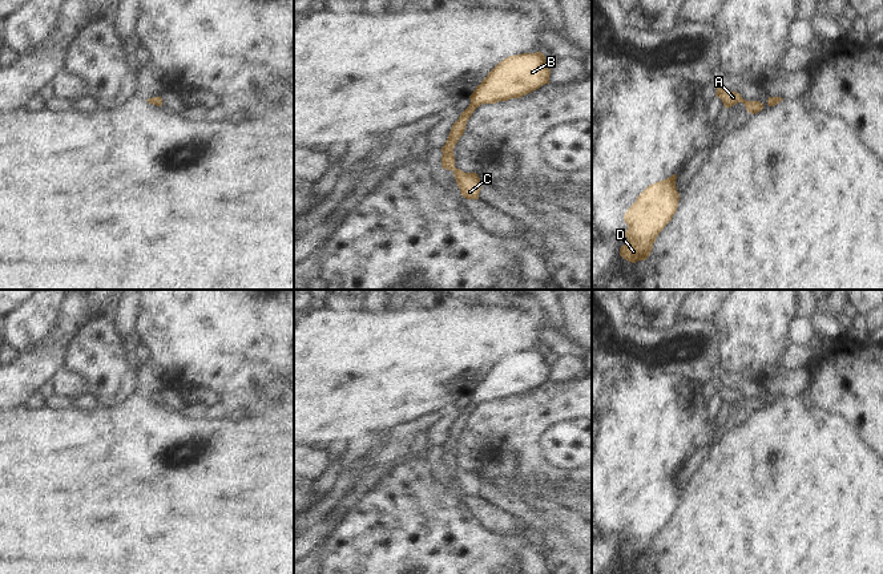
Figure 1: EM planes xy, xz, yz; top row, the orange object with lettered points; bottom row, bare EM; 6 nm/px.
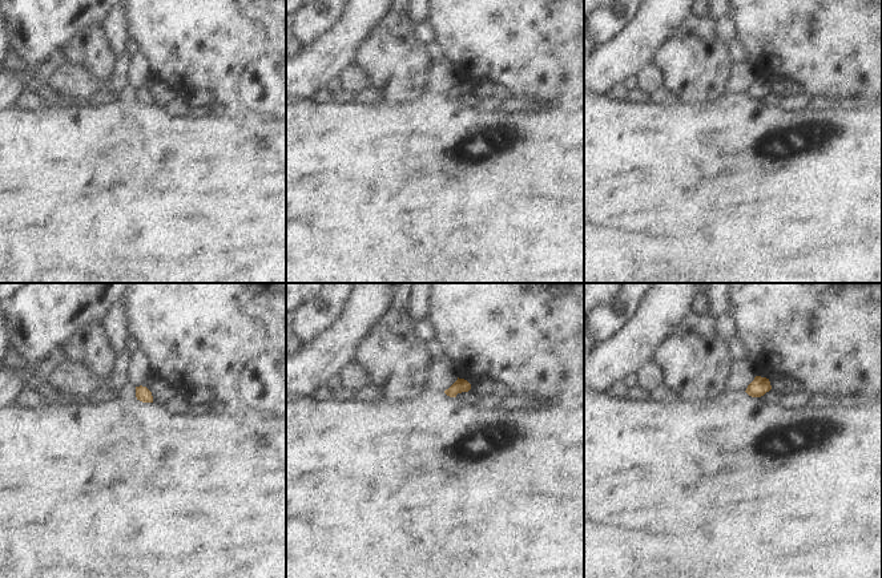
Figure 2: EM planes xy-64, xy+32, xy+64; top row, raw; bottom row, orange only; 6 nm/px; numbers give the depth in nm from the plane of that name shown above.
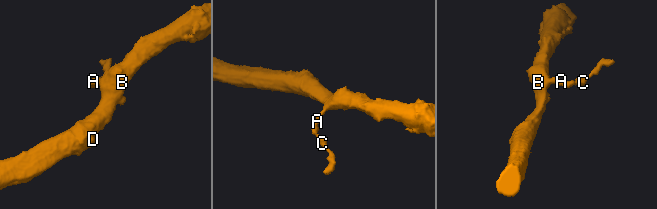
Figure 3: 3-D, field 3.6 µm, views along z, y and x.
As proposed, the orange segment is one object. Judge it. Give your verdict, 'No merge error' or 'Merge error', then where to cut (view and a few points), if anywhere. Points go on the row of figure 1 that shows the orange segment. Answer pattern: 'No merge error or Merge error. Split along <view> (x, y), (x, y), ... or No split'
No merge error. No split

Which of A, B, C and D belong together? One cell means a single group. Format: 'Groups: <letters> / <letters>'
Groups: A B C D

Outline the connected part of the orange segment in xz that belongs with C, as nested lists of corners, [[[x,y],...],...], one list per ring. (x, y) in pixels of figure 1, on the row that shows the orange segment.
[[[541,52],[515,54],[500,61],[476,86],[469,96],[469,106],[452,125],[448,140],[442,147],[442,166],[452,170],[461,197],[479,199],[481,189],[476,173],[464,173],[455,167],[453,147],[464,134],[467,121],[476,108],[483,104],[496,104],[511,98],[520,98],[540,86],[549,84],[551,69],[547,68],[545,56]]]

